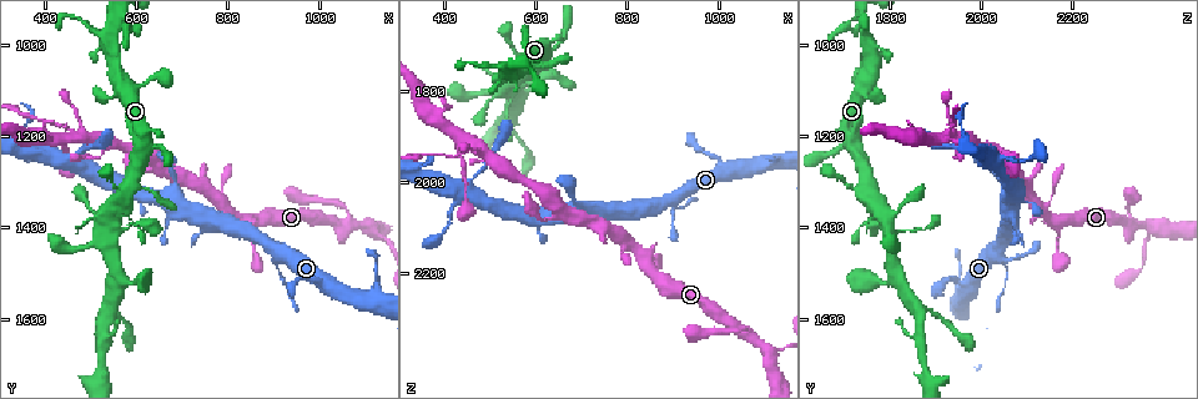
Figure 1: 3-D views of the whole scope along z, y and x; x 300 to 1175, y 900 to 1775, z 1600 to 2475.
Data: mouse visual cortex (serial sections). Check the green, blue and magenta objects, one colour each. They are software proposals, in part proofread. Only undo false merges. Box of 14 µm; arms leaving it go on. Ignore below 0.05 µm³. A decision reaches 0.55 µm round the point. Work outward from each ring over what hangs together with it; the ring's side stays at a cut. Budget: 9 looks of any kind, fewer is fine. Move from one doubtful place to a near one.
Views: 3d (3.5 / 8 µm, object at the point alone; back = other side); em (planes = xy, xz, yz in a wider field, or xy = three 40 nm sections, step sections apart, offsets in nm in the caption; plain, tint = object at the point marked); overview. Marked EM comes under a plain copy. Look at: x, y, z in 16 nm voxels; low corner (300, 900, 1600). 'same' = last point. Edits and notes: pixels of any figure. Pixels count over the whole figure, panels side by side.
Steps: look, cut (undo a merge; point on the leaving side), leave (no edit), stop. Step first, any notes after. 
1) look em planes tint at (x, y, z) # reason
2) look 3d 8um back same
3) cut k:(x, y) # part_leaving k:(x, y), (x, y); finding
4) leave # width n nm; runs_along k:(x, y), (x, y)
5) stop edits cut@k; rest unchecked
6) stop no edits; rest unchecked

look em xy step 5 tint at (790, 1320, 2155) # sudden change in width

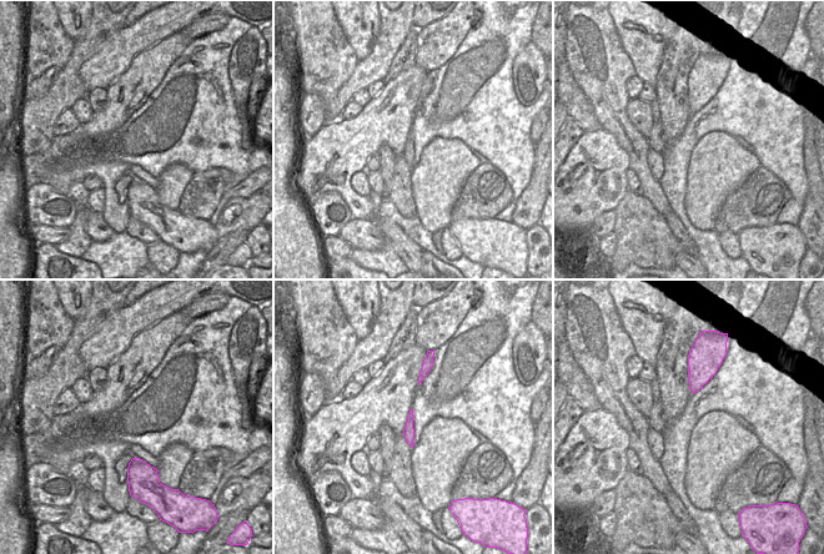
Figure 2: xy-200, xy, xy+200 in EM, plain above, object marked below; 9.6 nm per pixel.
look 3d 3.5um same # see where the arms go

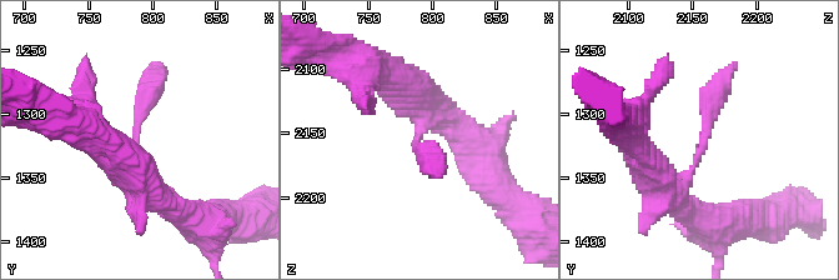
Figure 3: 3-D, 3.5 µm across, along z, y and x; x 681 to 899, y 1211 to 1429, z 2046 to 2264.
leave # continuous, no second cell

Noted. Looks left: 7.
look em xy step 3 tint at (615, 1330, 2075) # sharp bend

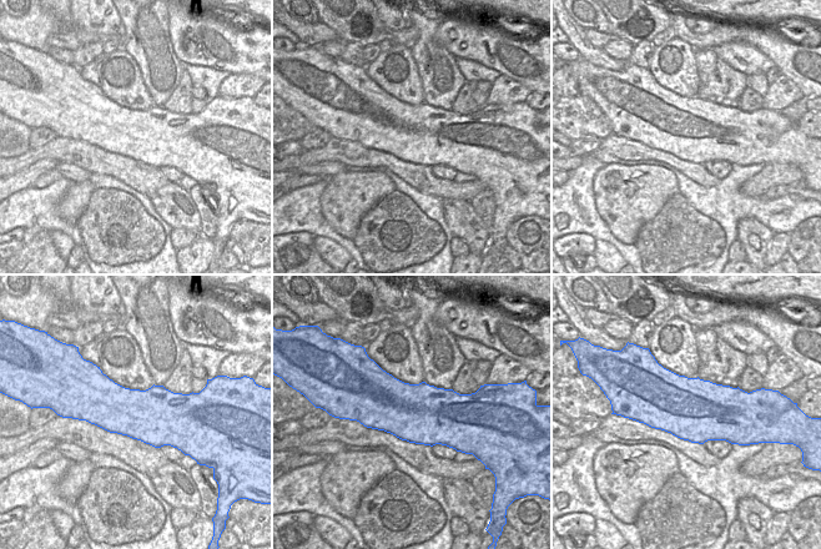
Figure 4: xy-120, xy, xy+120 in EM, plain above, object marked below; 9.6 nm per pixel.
look 3d 3.5um same # see where the arms go

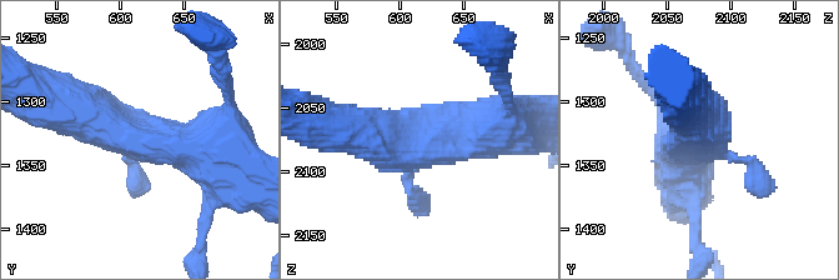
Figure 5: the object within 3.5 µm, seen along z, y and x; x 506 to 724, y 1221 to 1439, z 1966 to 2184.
leave # width 600 nm; runs_along 5:(217, 151), (137, 140), (69, 105); continuous, no second cell

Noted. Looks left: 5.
look 3d 8um at (485, 1175, 1930)

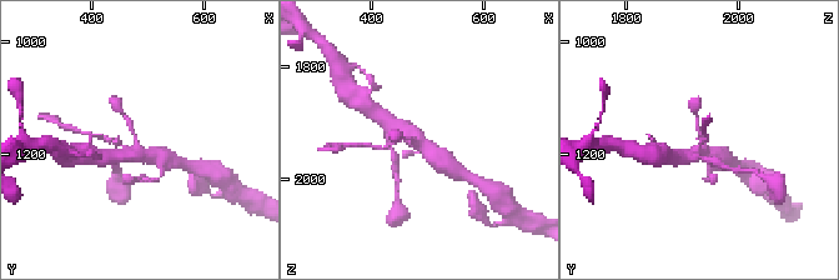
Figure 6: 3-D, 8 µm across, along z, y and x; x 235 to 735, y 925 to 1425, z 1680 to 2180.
look em xy step 5 tint at (485, 1175, 1940)

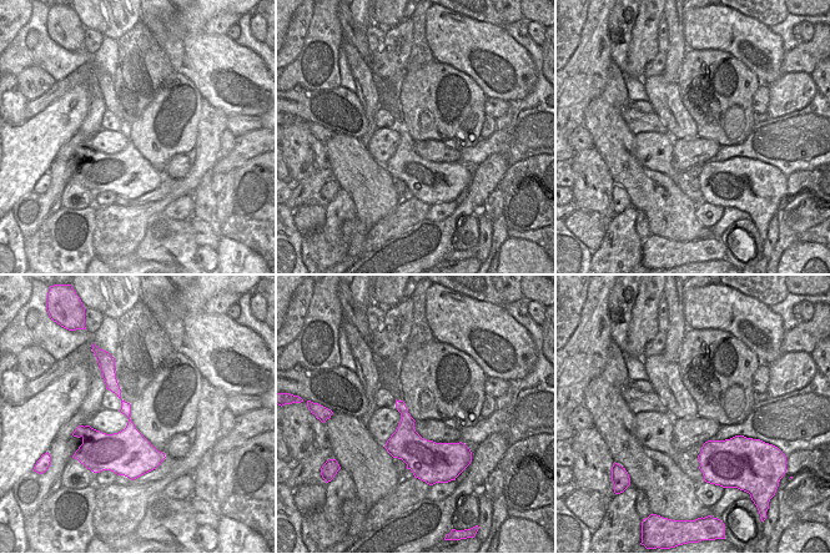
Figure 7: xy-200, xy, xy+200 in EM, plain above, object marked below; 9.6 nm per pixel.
cut 6:(100, 136) # width 240 nm; part_leaving 6:(120, 144), (73, 129); two cells meet here

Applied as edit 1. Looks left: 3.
stop edits cut@6; rest unchecked

